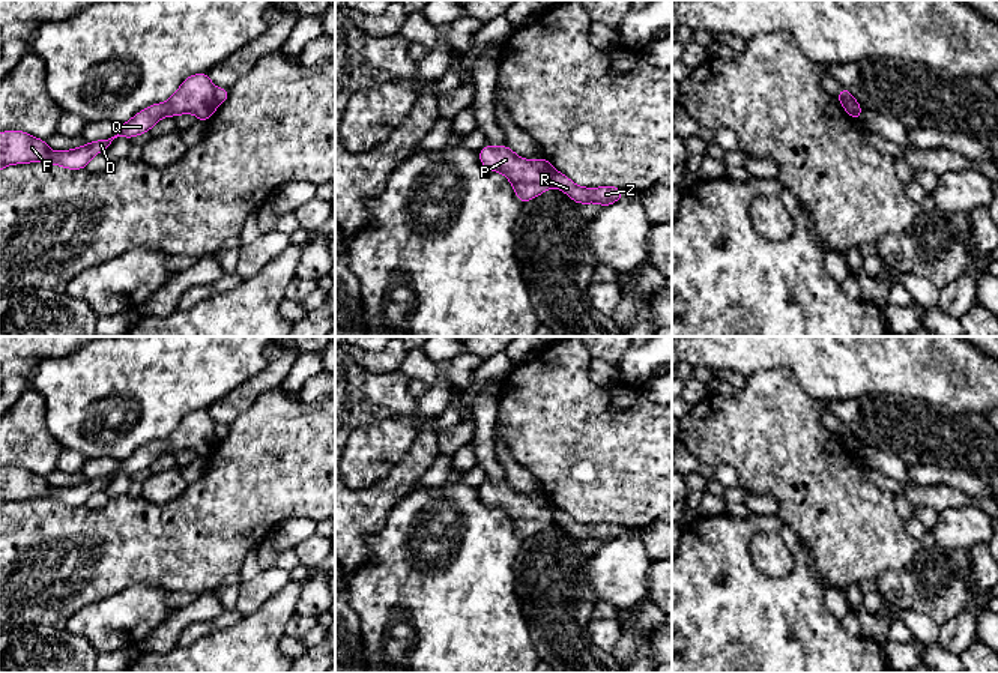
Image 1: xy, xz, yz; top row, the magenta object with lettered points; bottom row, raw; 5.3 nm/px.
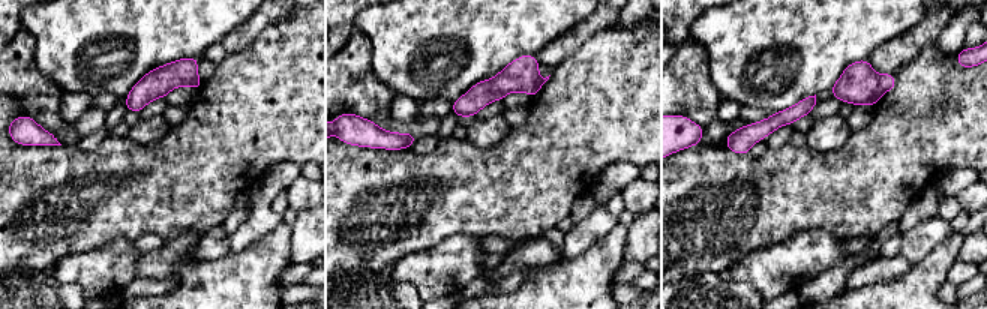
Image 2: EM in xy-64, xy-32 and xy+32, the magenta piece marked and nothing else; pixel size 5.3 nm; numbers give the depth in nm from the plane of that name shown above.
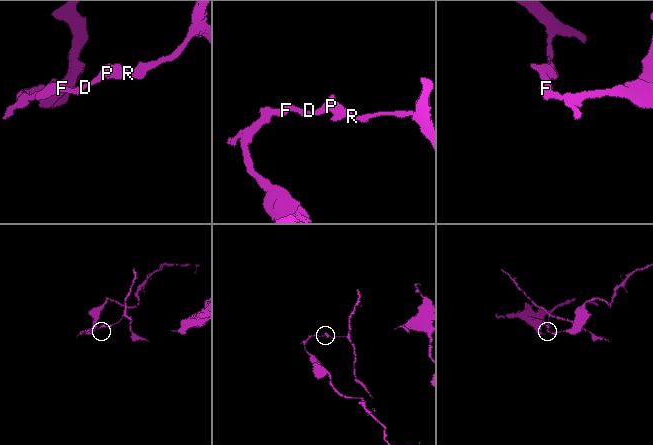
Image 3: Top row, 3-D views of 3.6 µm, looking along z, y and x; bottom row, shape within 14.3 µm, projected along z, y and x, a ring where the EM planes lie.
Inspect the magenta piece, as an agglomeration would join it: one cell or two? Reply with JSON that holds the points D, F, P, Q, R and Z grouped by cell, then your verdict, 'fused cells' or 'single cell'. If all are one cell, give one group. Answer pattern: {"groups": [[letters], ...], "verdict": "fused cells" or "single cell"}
{"groups": [["D", "F", "P", "Q"], ["R", "Z"]], "verdict": "fused cells"}

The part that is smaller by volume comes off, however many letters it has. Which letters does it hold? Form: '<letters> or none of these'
R, Z

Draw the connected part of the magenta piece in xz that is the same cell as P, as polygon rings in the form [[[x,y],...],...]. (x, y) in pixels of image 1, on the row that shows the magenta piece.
[[[507,144],[484,146],[479,152],[482,167],[504,173],[513,183],[516,197],[526,203],[555,186],[553,167],[546,158],[528,161],[517,156]]]

